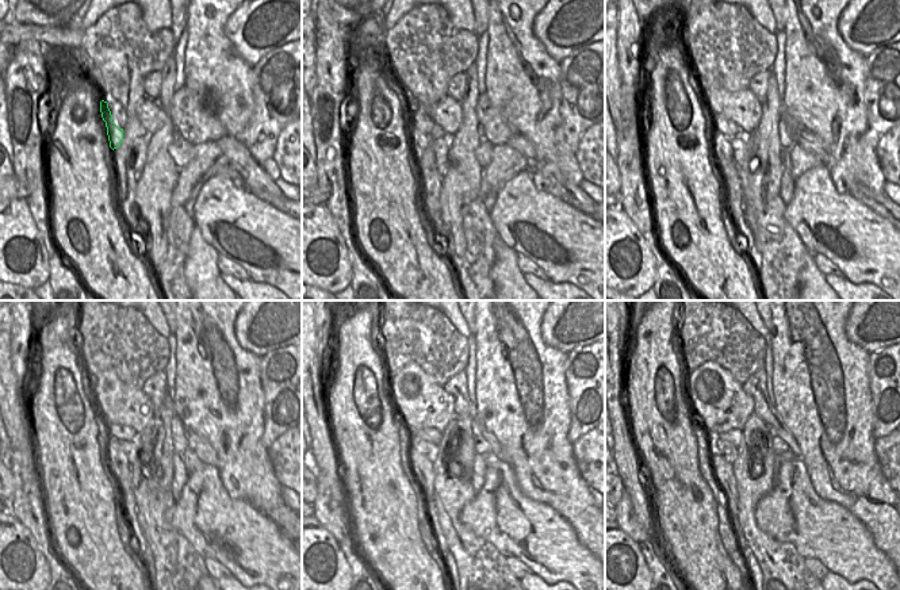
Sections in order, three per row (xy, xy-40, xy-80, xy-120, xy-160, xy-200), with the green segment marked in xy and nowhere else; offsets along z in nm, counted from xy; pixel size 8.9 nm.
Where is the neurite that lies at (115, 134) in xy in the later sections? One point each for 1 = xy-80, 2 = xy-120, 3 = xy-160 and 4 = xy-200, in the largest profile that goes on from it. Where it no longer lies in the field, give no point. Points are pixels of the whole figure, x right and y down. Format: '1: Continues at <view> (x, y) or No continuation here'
1: Continues at xy-80 (723, 152)
2: Continues at xy-120 (118, 464)
3: Continues at xy-160 (422, 468)
4: Continues at xy-200 (723, 470).

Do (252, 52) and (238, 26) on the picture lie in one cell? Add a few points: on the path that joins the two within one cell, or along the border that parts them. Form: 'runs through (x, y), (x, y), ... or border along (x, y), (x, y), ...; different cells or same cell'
runs through (248, 45), (242, 39), (241, 33); same cell

